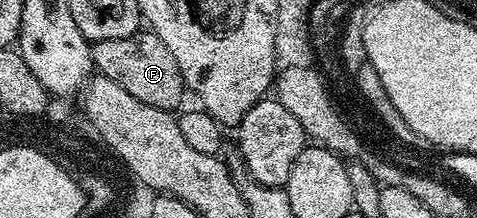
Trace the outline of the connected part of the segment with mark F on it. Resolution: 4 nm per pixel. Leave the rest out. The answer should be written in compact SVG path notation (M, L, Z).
M150 30L134 32L129 38L94 41L91 44L91 62L98 75L117 82L121 90L133 94L133 98L145 102L145 106L157 106L171 112L180 107L178 104L185 97L183 75L177 61L173 54L169 54L169 46L165 46L165 42Z

